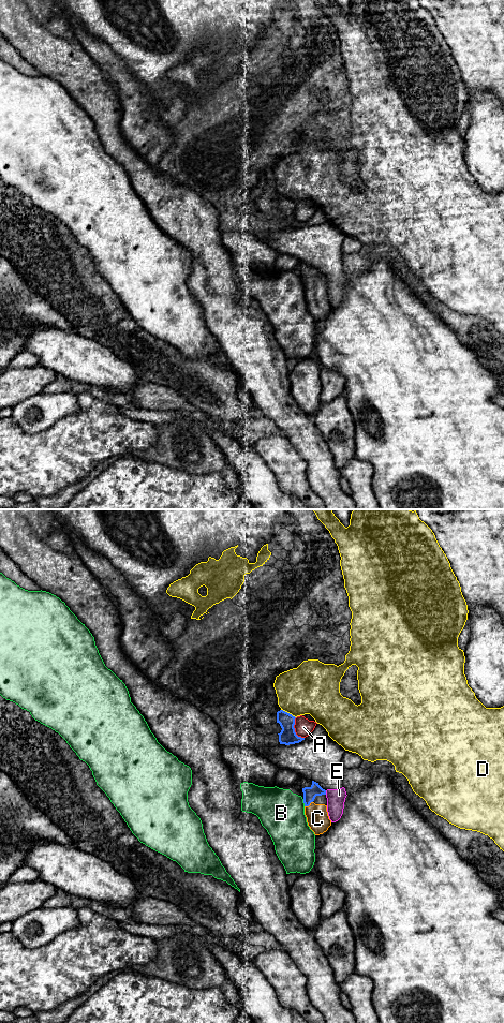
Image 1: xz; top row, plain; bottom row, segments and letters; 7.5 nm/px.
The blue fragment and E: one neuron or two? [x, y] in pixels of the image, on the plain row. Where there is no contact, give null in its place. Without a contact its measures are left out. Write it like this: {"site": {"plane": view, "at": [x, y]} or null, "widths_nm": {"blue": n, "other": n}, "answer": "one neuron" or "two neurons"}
{"site": {"plane": "xz", "at": [325, 278]}, "widths_nm": {"blue": 100, "other": 140}, "answer": "two neurons"}

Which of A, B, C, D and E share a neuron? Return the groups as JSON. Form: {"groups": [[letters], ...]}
{"groups": [["A"], ["B"], ["C"], ["D"], ["E"]]}

